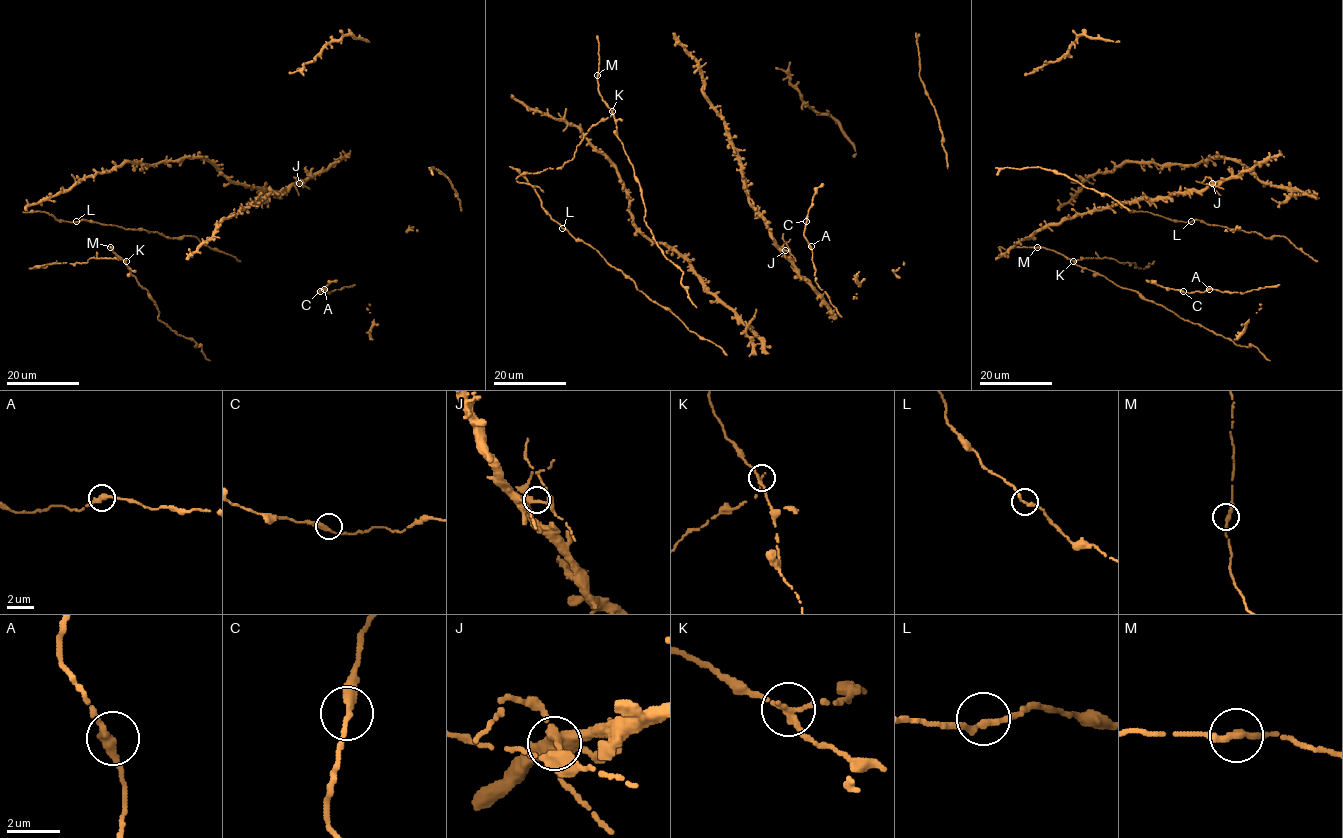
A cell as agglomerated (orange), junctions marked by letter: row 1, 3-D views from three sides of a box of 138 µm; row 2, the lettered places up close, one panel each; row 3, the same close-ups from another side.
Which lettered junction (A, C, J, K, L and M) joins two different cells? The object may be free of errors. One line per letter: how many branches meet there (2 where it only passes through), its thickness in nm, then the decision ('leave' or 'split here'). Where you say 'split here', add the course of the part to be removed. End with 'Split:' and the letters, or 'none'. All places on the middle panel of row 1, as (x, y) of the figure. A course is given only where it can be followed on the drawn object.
A: branches 2; calibre 320 nm; leave
C: branches 2; calibre 280 nm; leave
J: branches 3; calibre 300 nm; leave
K: branches 3; calibre 240 nm; split here; course (612, 111), (588, 131), (571, 160), (560, 167), (523, 173), (516, 178), (543, 192)
L: branches 2; calibre 260 nm; leave
M: branches 2; calibre 280 nm; leave
Split: K

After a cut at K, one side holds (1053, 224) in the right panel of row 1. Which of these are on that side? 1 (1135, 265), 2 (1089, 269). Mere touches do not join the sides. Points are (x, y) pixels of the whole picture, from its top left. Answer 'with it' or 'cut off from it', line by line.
1: cut off from it
2: with it

